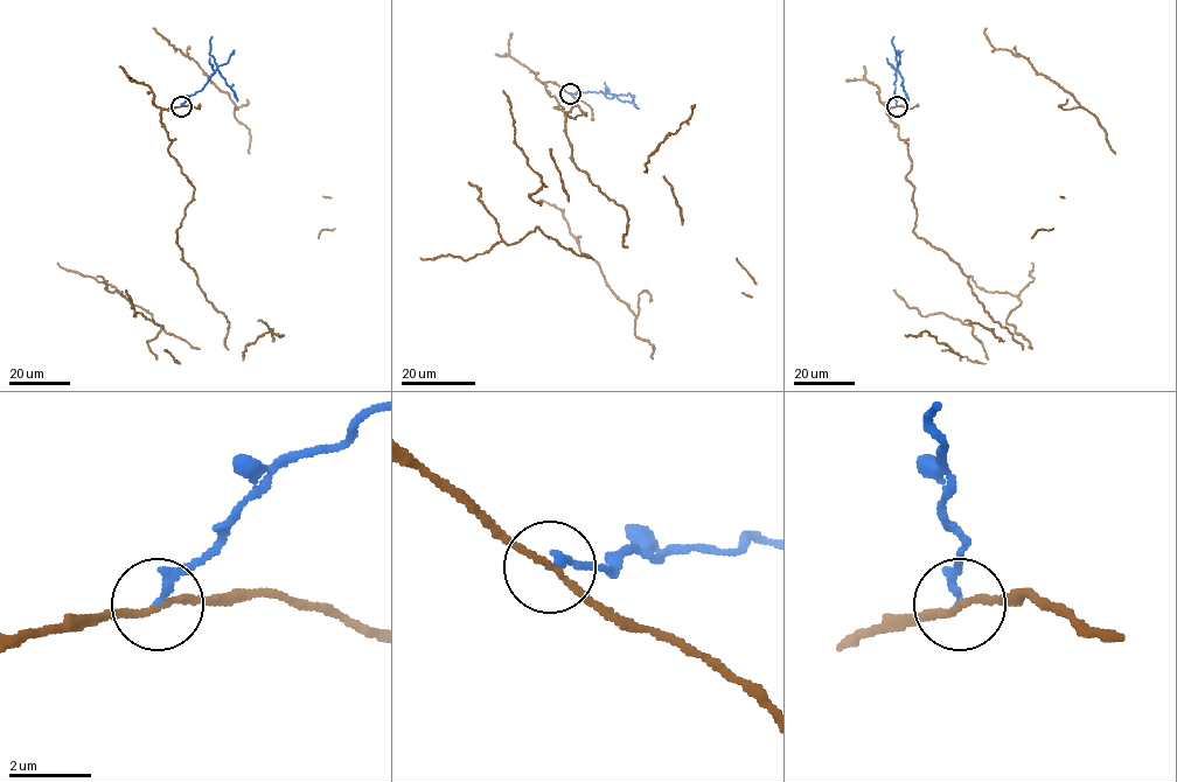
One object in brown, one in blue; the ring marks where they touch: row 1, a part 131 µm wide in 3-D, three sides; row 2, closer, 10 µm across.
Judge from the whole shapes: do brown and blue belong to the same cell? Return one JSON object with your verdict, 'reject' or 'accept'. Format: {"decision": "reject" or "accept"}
{"decision": "reject"}

